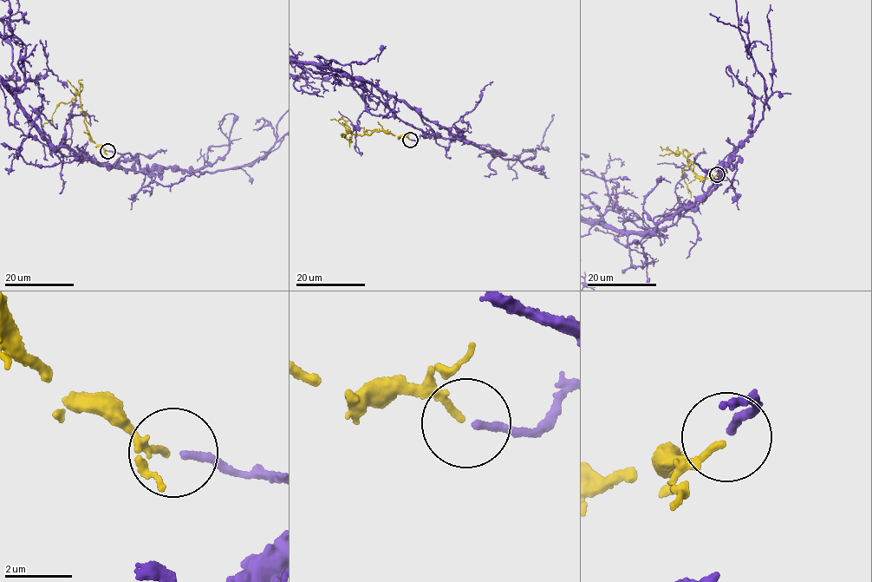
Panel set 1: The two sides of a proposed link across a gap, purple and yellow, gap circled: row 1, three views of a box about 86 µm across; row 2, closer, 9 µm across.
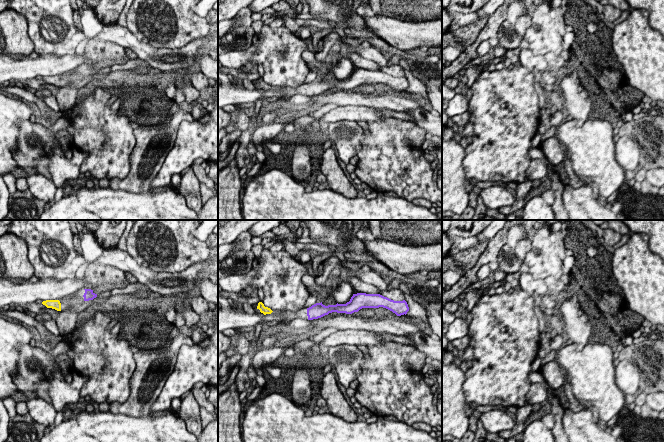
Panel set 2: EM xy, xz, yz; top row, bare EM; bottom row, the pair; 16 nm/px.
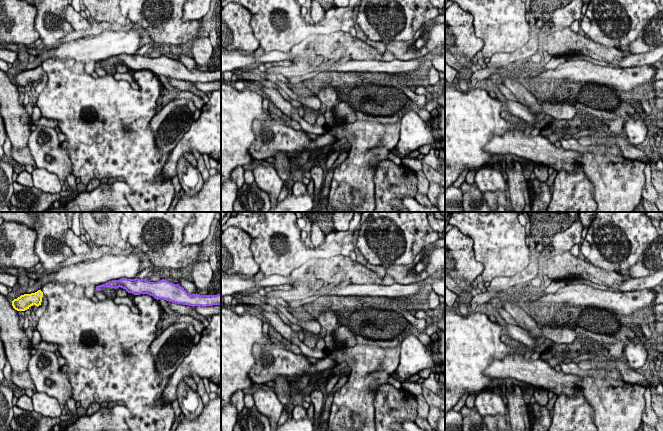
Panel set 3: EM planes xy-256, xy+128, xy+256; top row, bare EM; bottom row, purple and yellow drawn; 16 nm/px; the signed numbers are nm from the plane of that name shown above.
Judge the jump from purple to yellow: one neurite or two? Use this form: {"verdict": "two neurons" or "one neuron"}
{"verdict": "one neuron"}

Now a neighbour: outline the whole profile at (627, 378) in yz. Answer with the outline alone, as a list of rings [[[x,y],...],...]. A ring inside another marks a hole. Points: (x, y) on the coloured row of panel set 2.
[[[622,360],[615,367],[615,382],[625,395],[634,395],[639,389],[640,374],[631,362]]]

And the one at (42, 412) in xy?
[[[33,398],[27,402],[28,413],[37,422],[44,425],[47,429],[54,426],[57,411],[51,403],[42,398]]]

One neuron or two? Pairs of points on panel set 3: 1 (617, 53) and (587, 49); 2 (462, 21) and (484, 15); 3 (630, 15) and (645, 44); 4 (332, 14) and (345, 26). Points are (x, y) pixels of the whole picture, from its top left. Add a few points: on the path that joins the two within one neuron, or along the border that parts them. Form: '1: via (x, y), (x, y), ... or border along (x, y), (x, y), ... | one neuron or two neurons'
1: via (610, 53), (601, 53), (594, 50) | one neuron
2: border along (464, 10), (471, 14), (474, 33), (482, 40) | two neurons
3: border along (652, 17), (638, 36), (627, 45) | two neurons
4: via (335, 17), (342, 23) | one neuron

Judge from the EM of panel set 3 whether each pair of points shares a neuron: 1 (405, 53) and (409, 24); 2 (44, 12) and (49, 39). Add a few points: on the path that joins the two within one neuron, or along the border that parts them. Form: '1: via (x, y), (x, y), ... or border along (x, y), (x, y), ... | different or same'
1: border along (423, 24), (410, 39), (387, 41), (385, 43) | different
2: via (49, 19), (49, 32) | same

